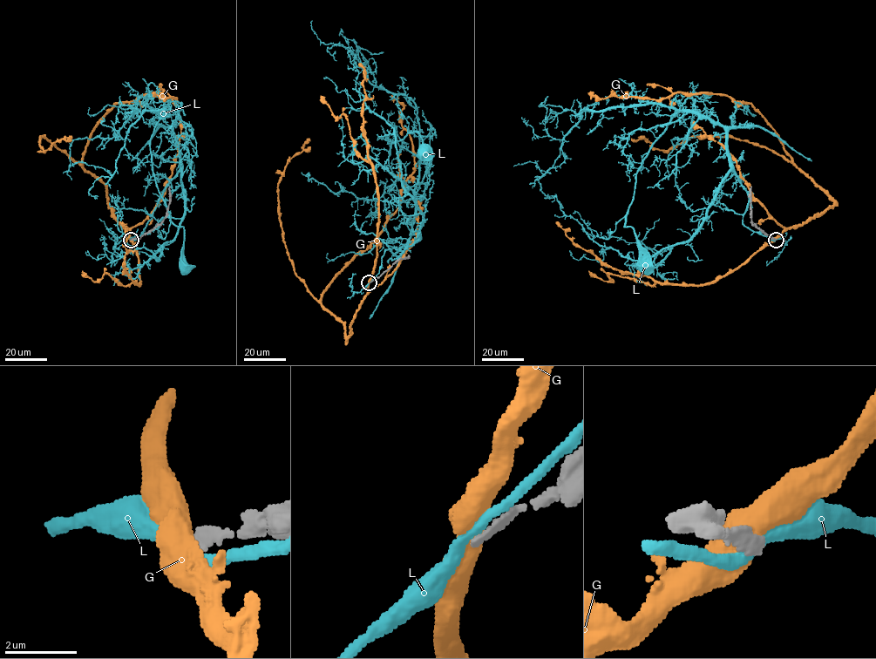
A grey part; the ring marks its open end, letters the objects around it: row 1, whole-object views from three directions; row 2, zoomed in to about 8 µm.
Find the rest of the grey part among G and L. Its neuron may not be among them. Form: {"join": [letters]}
{"join": []}

